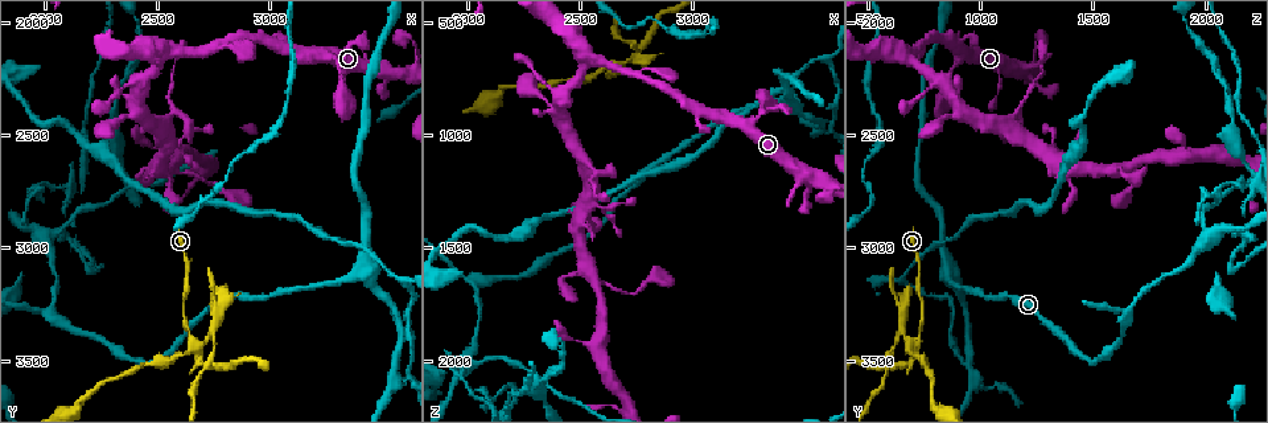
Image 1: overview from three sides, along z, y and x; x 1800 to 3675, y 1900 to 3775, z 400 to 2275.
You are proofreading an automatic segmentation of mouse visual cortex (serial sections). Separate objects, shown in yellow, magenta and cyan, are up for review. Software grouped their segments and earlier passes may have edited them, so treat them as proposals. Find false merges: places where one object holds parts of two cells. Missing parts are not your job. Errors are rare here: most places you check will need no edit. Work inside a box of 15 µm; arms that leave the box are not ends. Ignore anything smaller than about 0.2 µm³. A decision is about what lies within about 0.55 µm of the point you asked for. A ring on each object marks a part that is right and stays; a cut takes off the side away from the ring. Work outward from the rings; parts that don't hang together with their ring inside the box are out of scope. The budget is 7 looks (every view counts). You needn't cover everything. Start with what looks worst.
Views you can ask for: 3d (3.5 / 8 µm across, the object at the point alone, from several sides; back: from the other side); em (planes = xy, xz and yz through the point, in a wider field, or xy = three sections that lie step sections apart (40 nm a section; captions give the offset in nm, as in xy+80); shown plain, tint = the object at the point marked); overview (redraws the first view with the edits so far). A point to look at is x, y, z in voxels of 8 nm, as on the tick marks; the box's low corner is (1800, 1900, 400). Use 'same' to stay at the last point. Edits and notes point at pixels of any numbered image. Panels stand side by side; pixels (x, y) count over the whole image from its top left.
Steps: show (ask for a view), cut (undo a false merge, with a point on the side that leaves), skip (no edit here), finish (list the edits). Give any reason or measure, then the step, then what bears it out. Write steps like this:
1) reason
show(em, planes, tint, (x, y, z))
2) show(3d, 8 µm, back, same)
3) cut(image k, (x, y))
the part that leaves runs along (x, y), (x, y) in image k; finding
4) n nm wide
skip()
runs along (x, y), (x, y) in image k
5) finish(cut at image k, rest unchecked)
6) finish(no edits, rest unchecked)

a narrow waist
show(3d, 8 µm, (2670, 3430, 700))

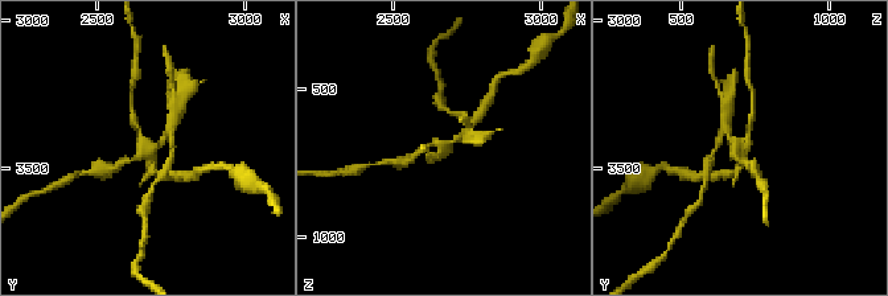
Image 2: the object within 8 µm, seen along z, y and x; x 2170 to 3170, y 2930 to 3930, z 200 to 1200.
show(3d, 3.5 µm, (2670, 3430, 690))

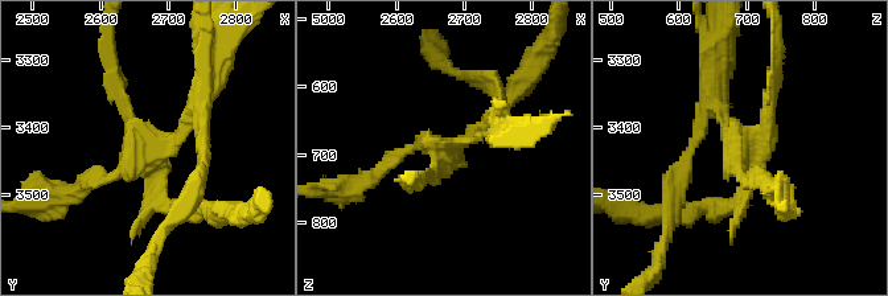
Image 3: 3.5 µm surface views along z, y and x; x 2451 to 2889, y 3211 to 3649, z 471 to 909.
now the EM
show(em, planes, tint, (2670, 3430, 695))

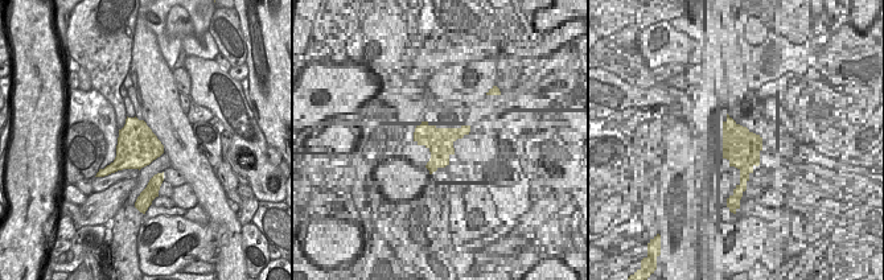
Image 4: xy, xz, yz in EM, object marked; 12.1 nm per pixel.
cut(image 3, (99, 177))
the part that leaves runs along (146, 146), (122, 173), (56, 198) in image 3; two cells meet here

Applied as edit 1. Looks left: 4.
show(overview)

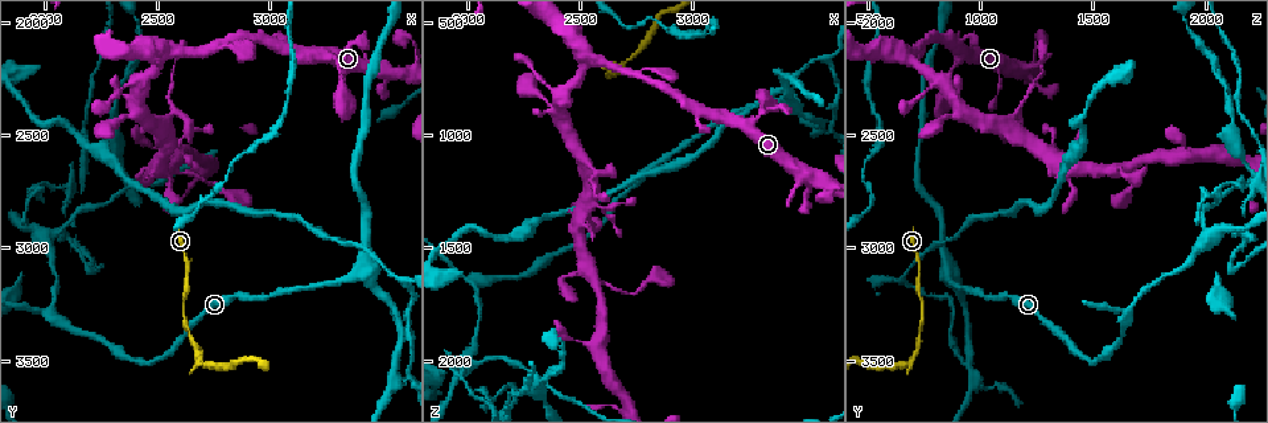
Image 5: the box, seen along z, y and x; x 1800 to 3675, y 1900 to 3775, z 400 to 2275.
three arms meet
show(3d, 3.5 µm, back, (3400, 3130, 860))

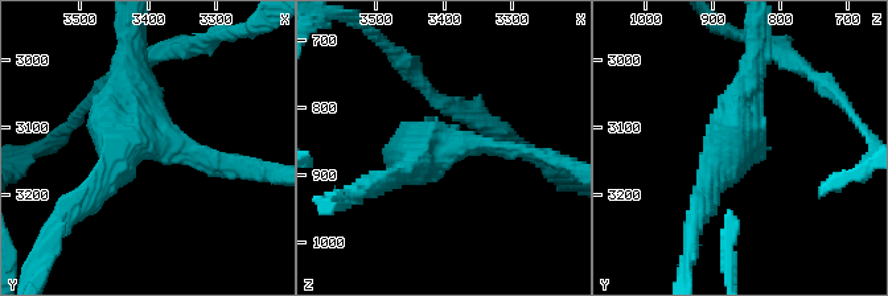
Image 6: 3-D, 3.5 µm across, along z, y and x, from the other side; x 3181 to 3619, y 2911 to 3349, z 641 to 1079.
3 arms; arms of 200, 250, 300 nm; need the tissue
show(em, xy, step 2, tint, (3390, 3115, 855))

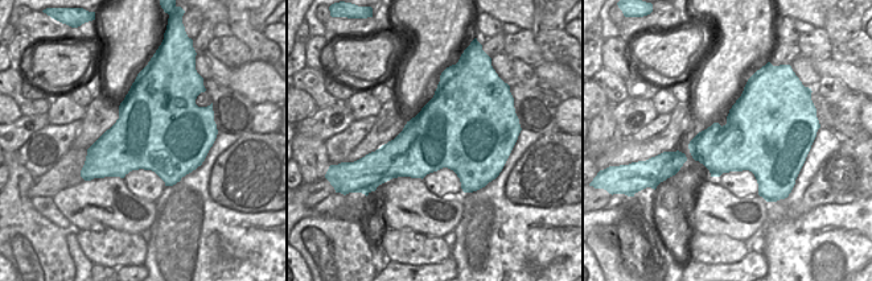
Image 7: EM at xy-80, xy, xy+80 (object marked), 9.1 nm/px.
skip()
runs along (213, 157), (128, 138), (83, 194) in image 6; all the same cell

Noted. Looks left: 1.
finish(cut at image 3, rest unchecked)

